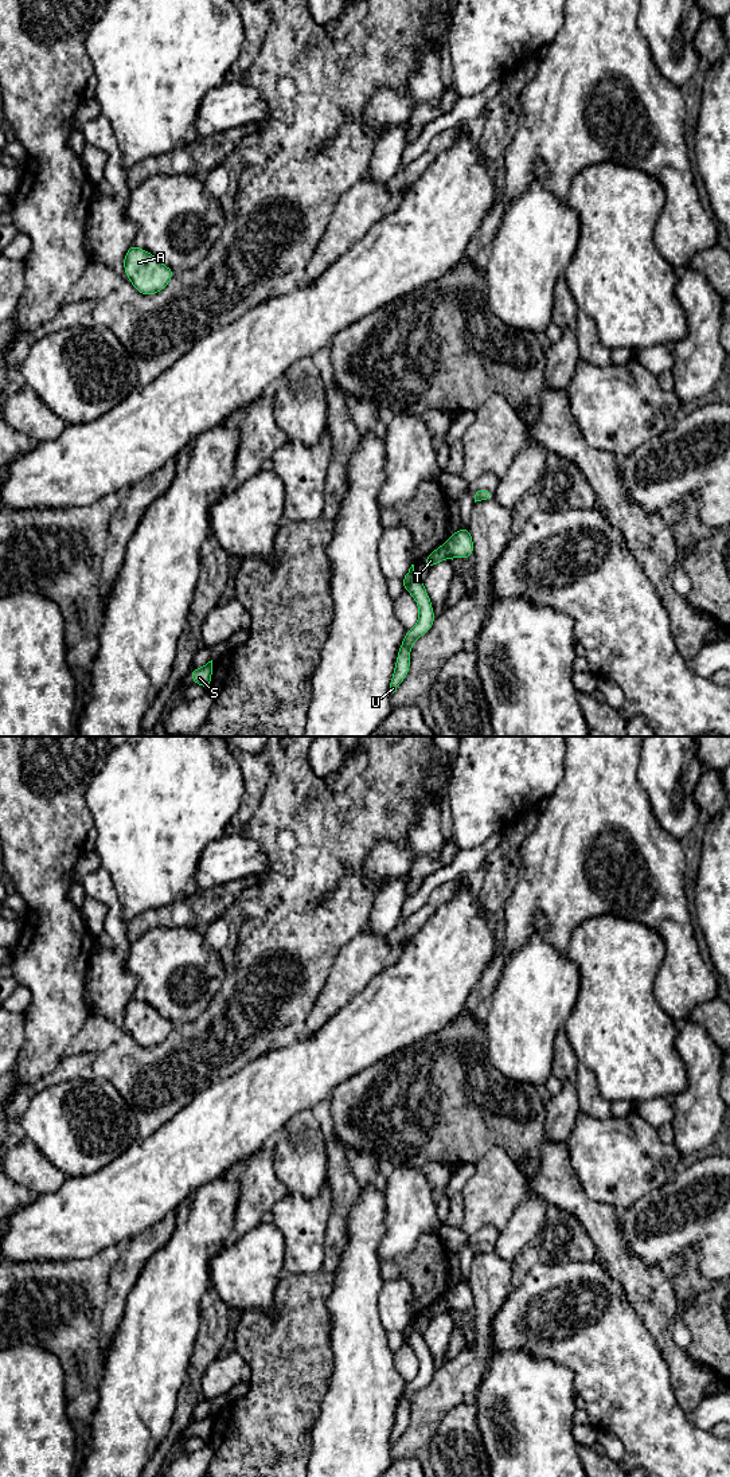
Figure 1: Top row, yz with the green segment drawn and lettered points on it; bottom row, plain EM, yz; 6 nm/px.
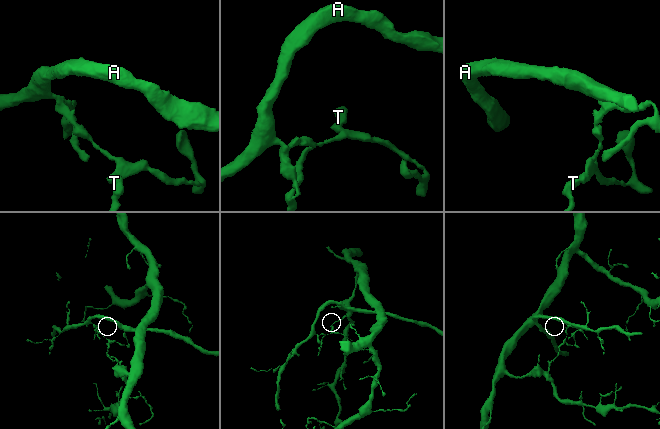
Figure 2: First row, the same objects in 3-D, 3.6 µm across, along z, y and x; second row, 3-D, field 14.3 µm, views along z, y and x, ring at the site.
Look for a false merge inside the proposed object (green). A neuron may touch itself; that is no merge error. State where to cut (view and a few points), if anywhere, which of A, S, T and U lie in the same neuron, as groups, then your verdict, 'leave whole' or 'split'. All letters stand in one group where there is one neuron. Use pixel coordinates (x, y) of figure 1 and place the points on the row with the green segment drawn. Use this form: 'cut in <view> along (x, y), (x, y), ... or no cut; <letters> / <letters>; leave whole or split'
cut in yz along (444, 544), (449, 557); A / S T U; split

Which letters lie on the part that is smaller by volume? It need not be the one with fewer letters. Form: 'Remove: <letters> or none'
Remove: A

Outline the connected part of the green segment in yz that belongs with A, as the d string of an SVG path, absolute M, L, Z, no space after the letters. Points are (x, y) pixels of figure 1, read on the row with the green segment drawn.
M132 245L124 258L124 269L132 285L144 296L163 290L173 270L163 265L153 254Z

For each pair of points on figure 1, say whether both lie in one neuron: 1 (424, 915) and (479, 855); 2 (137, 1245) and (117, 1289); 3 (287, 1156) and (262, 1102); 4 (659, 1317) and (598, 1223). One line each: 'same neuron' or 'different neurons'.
1: different neurons
2: same neuron
3: different neurons
4: same neuron

